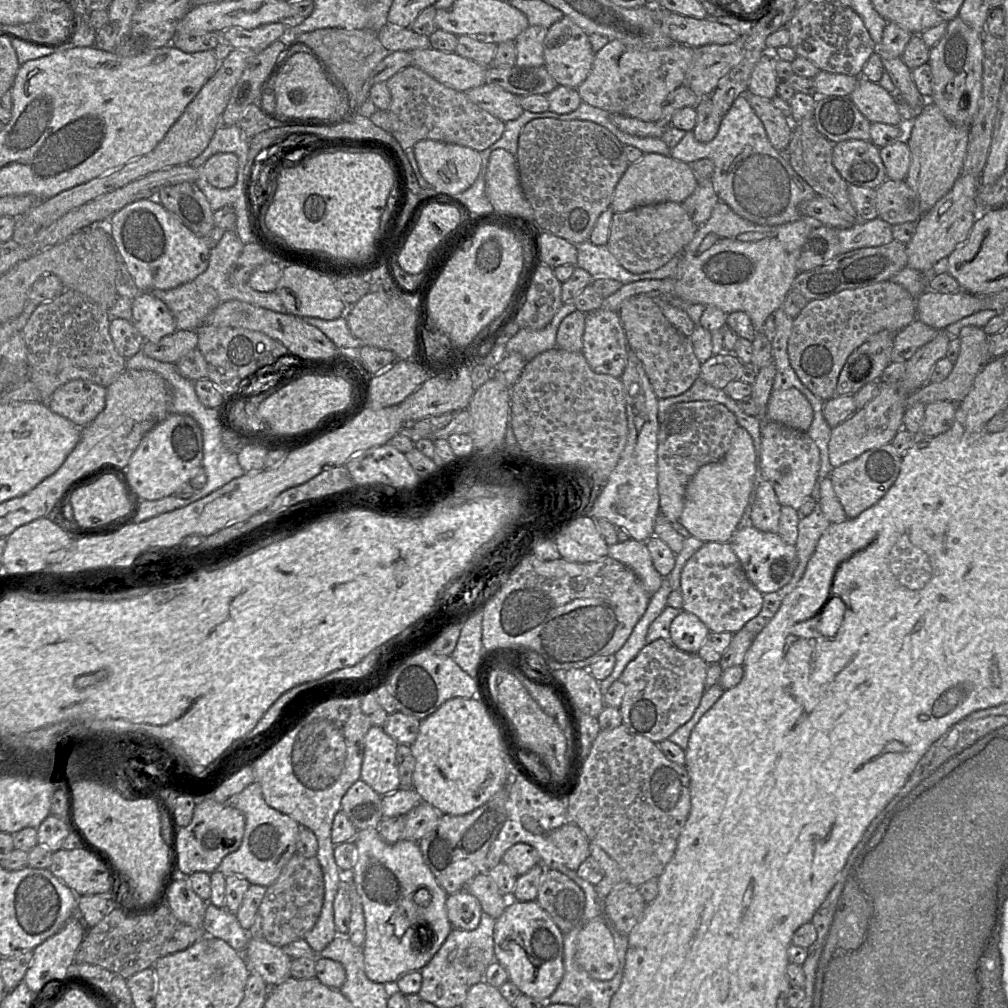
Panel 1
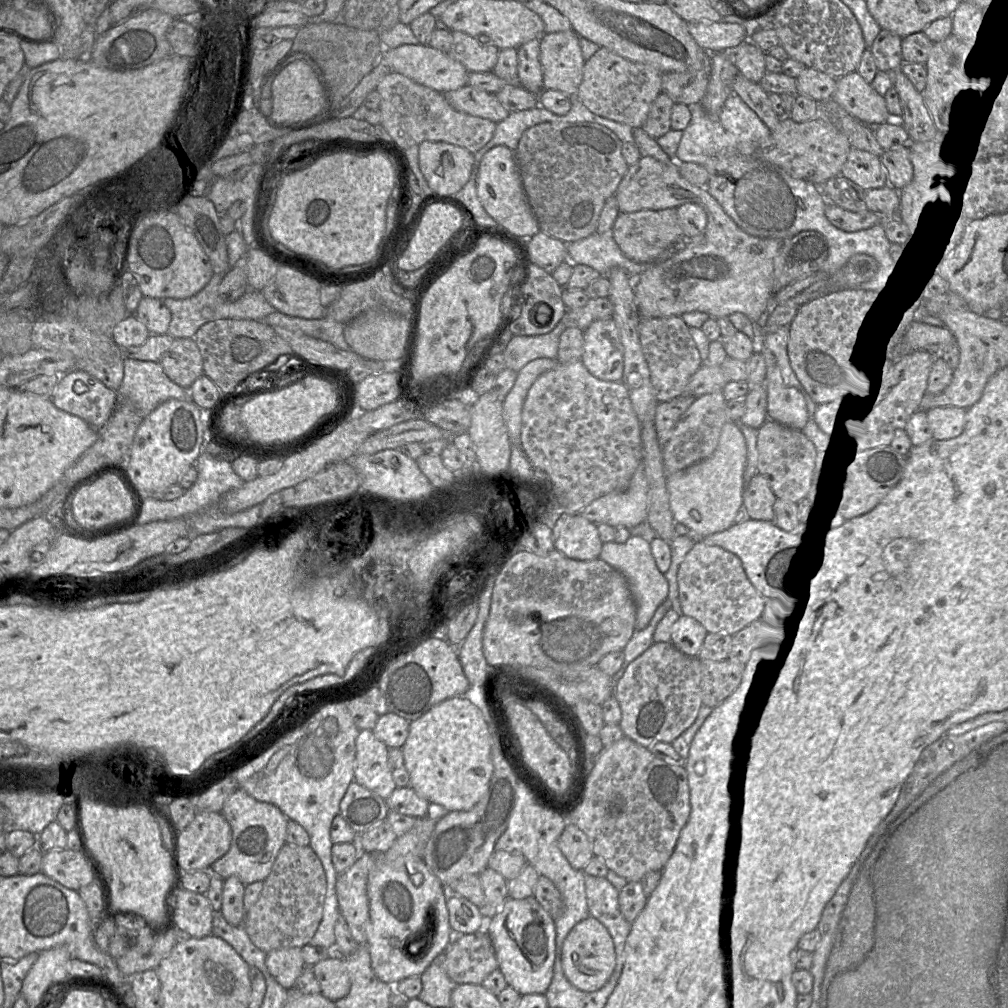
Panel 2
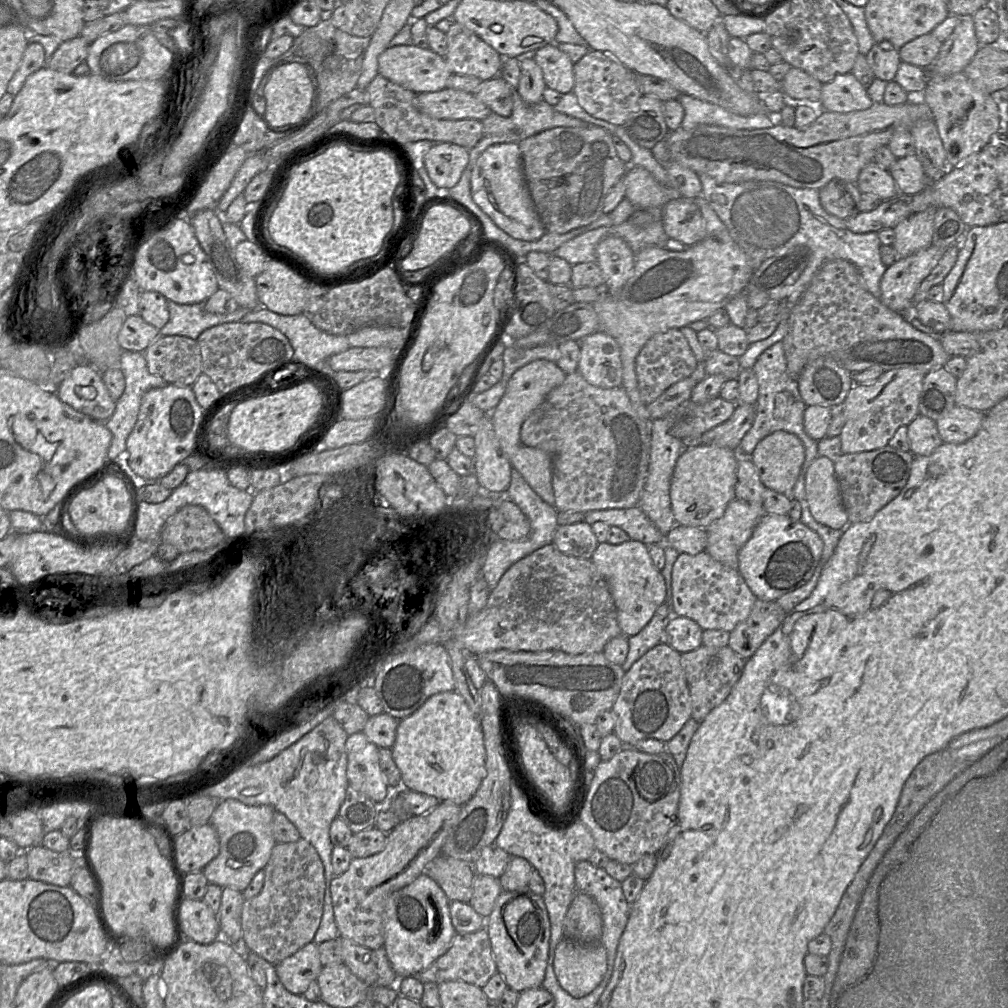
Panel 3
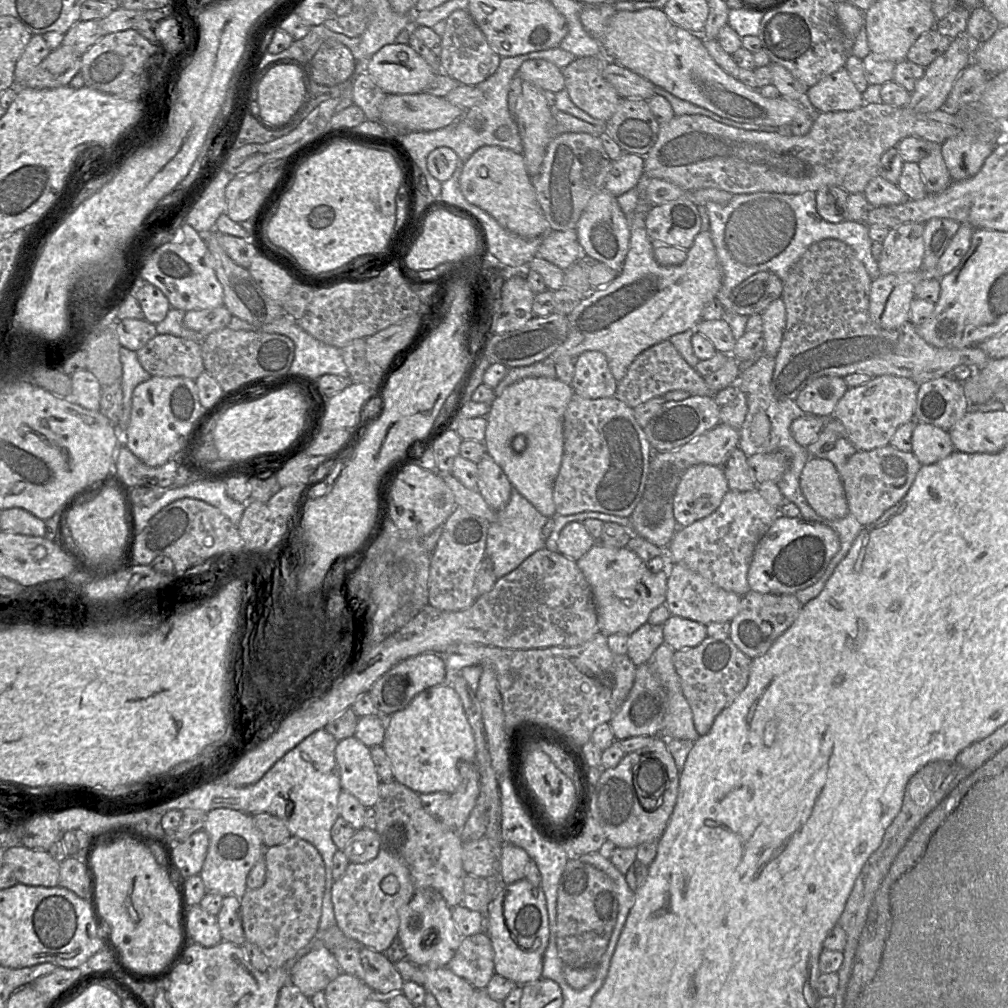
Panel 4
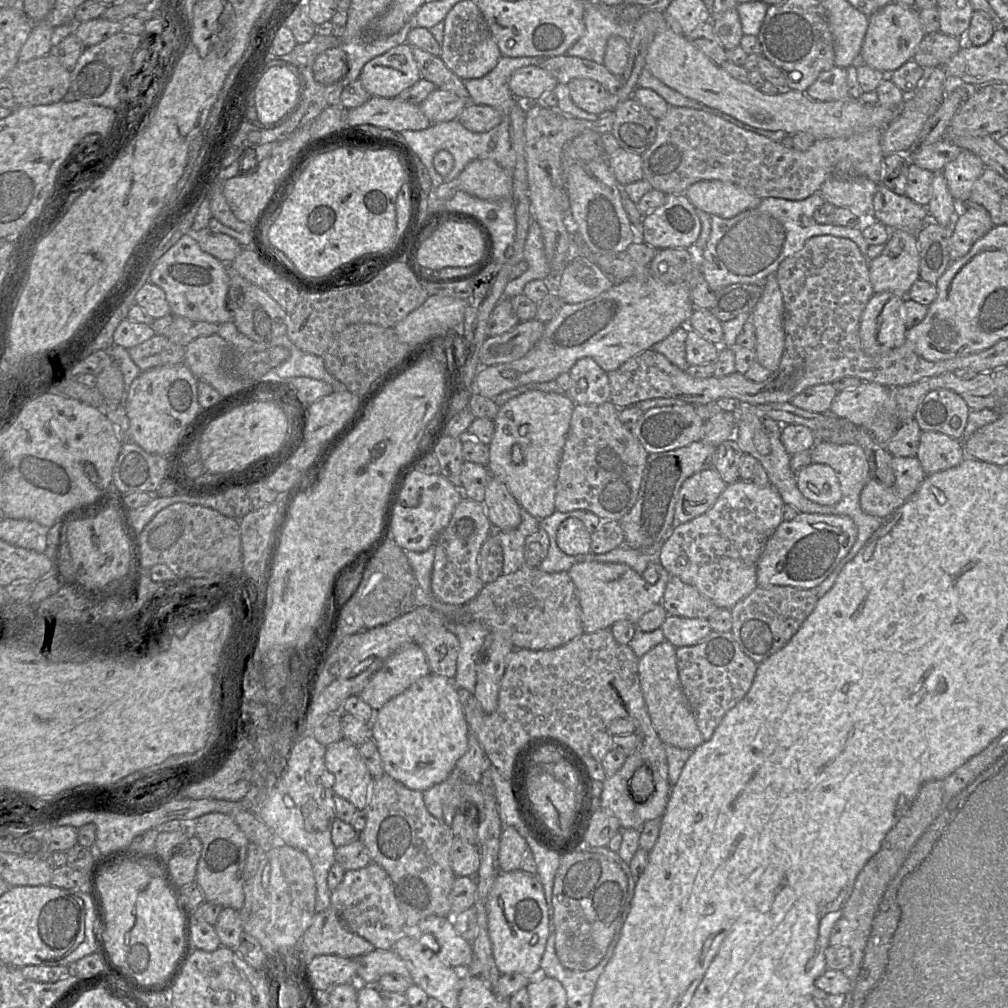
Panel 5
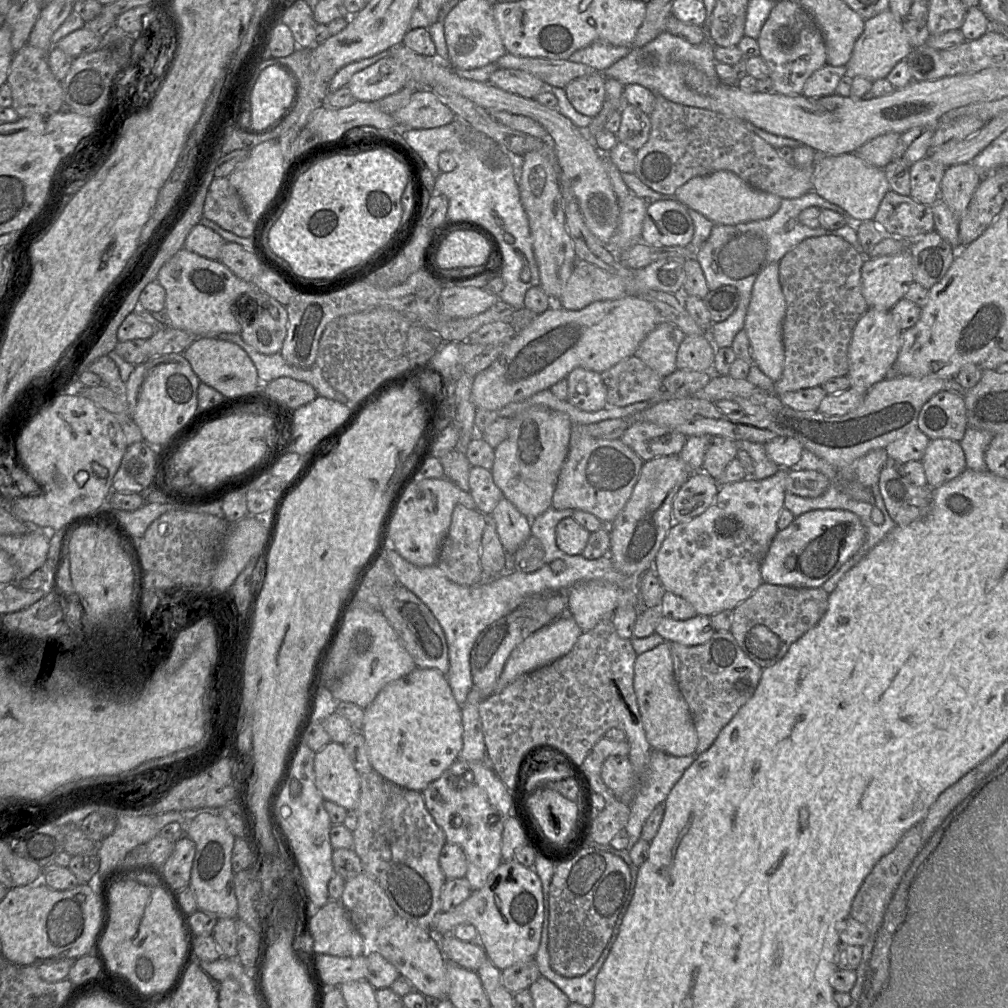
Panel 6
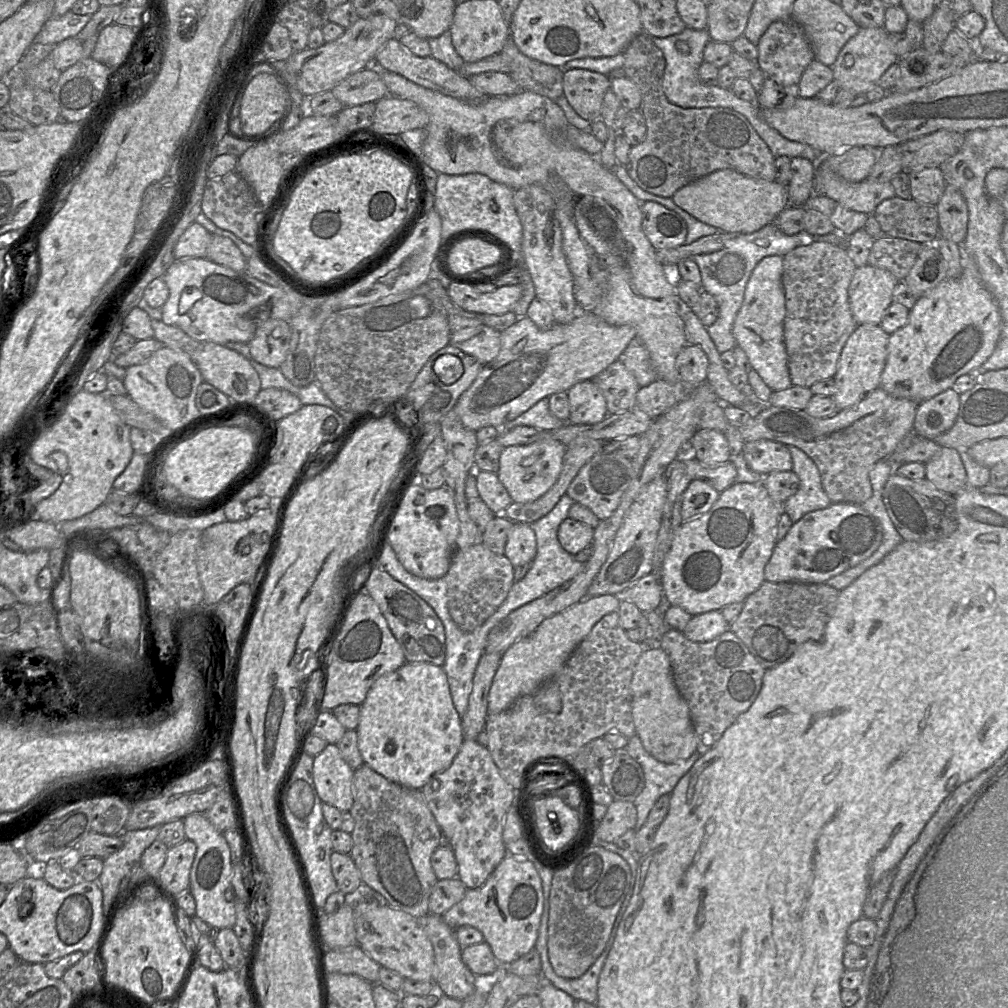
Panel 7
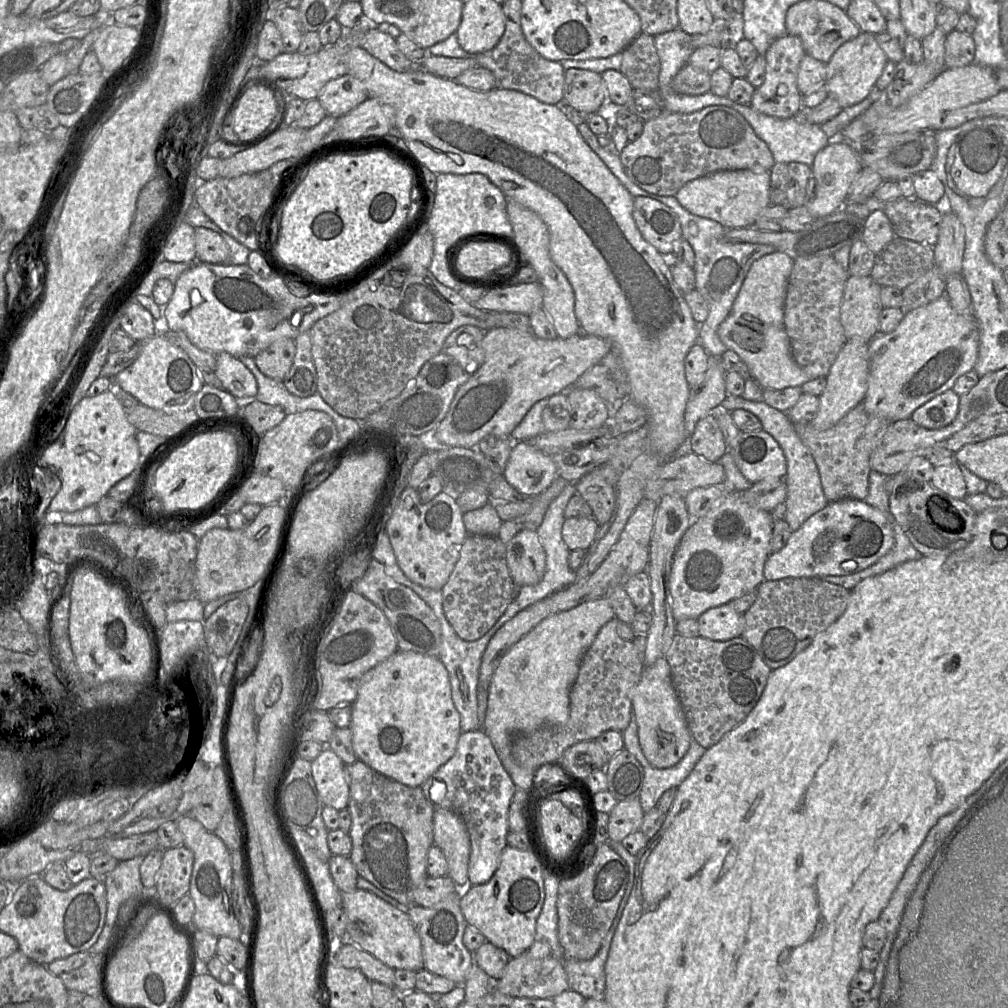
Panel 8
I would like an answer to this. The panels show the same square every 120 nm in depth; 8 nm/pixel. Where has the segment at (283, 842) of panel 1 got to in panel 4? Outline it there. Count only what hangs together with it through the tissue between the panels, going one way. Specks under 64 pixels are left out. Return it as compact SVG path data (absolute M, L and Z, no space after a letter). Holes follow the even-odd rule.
M228 808L214 809L207 813L203 830L209 837L209 847L199 875L206 891L220 894L223 898L232 896L241 899L247 890L246 880L250 870L260 857L264 855L265 858L265 849L268 849L263 845L253 815Z

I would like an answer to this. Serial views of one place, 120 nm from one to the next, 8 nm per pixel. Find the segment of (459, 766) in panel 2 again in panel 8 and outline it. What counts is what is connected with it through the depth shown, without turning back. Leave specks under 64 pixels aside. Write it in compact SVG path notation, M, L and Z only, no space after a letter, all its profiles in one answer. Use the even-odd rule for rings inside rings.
M397 650L386 660L368 670L360 680L357 698L351 704L351 707L352 714L349 728L352 731L352 746L357 759L386 777L409 787L421 787L429 776L445 764L454 755L458 738L463 733L460 727L460 714L452 701L451 684L447 669L438 657L427 656L413 651Z

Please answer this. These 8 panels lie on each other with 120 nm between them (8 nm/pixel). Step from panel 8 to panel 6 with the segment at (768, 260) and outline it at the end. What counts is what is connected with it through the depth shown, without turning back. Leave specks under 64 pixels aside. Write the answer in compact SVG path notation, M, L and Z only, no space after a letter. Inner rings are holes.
M775 262L766 266L754 281L743 327L750 341L752 362L774 382L781 378L784 368L782 324L785 313L786 302L779 281L779 262Z

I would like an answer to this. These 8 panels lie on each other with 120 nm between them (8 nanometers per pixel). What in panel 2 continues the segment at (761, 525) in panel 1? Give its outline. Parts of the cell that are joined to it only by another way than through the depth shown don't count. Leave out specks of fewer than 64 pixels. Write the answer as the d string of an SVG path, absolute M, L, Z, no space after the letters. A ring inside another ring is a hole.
M756 474L743 494L744 514L753 520L773 521L776 497L765 477Z

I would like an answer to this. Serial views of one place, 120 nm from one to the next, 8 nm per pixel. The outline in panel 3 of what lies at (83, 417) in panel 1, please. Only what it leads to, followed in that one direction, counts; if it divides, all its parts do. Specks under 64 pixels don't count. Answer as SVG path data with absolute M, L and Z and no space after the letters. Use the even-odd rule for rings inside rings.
M89 363L76 365L57 389L58 398L95 421L107 421L115 411L116 402L111 398L102 380L101 372Z

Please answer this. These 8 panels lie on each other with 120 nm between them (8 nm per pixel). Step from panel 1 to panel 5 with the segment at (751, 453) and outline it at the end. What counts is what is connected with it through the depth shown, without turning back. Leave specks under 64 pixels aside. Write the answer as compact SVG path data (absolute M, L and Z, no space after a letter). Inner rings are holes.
M715 468L693 474L680 488L674 511L676 519L687 523L704 514L716 503L726 486Z

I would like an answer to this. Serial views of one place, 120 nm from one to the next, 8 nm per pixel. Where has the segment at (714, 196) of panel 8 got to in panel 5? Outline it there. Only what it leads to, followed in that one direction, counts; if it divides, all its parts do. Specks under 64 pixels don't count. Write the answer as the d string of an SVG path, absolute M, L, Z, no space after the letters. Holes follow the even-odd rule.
M720 180L695 182L684 194L696 209L722 218L732 218L761 202L761 198L749 194L743 188Z

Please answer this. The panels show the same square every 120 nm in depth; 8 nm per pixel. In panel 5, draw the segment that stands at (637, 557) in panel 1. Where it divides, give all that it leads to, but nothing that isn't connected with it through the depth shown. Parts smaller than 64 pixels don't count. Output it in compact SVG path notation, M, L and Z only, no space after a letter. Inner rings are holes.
M586 560L571 567L568 573L577 590L584 633L610 628L620 620L637 624L646 612L652 610L656 605L662 604L666 585L671 575L659 562L652 561L650 564L655 565L659 572L659 578L655 584L647 583L643 576L626 564Z

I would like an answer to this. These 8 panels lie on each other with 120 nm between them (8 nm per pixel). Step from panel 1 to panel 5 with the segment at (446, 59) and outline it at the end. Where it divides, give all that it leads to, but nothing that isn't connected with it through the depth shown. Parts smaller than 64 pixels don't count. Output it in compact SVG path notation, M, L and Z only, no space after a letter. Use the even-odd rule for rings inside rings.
M401 44L367 62L359 80L371 97L395 98L421 79L412 47Z

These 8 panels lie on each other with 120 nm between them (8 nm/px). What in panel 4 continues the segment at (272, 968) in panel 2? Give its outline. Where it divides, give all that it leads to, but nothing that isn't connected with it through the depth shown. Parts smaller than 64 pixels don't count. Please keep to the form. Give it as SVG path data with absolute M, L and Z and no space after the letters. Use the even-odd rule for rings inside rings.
M326 947L312 949L295 962L290 971L290 982L296 986L302 994L311 998L316 992L324 991L327 985L342 973L337 960Z

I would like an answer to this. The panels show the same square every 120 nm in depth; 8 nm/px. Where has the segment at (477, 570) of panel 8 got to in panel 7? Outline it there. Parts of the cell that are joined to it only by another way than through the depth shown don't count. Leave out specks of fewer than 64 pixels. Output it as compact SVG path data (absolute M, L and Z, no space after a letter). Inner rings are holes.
M481 542L455 551L445 580L453 621L461 630L472 632L505 601L514 583L514 566L505 555L495 554Z

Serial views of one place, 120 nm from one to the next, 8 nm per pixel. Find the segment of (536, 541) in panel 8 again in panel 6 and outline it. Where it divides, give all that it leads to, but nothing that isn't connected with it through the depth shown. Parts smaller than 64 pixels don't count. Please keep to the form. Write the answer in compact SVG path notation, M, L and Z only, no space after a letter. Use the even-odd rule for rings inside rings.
M505 497L494 508L491 519L507 553L515 554L532 535L531 519L522 514Z

